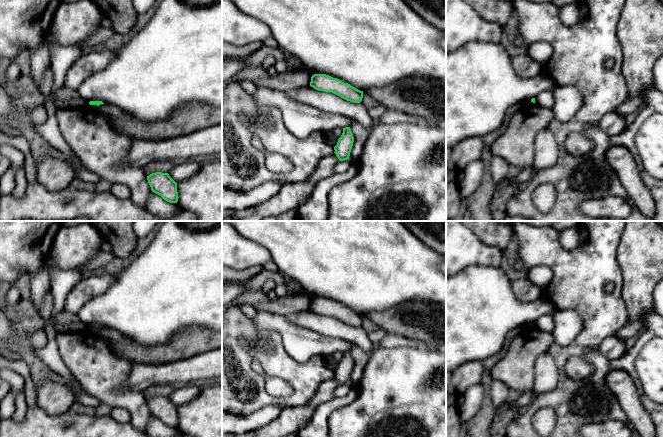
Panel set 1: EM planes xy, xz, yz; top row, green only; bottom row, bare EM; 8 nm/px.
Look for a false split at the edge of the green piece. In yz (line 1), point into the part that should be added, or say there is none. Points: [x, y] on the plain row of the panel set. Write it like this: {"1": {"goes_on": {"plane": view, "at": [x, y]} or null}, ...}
{"1": {"goes_on": null}}

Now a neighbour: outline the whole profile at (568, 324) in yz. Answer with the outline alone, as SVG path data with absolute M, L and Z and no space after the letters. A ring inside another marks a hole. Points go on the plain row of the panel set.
M572 309L555 310L553 313L555 343L567 346L573 342L583 329L581 316Z

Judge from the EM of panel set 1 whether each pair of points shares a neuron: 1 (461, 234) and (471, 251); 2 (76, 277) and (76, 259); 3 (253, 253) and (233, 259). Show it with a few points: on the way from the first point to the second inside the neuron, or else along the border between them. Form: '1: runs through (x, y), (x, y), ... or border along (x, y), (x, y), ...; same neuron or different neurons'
1: runs through (461, 238), (461, 241), (467, 247); same neuron
2: border along (55, 258), (55, 264), (60, 269), (78, 269); different neurons
3: runs through (248, 253), (238, 254); same neuron

